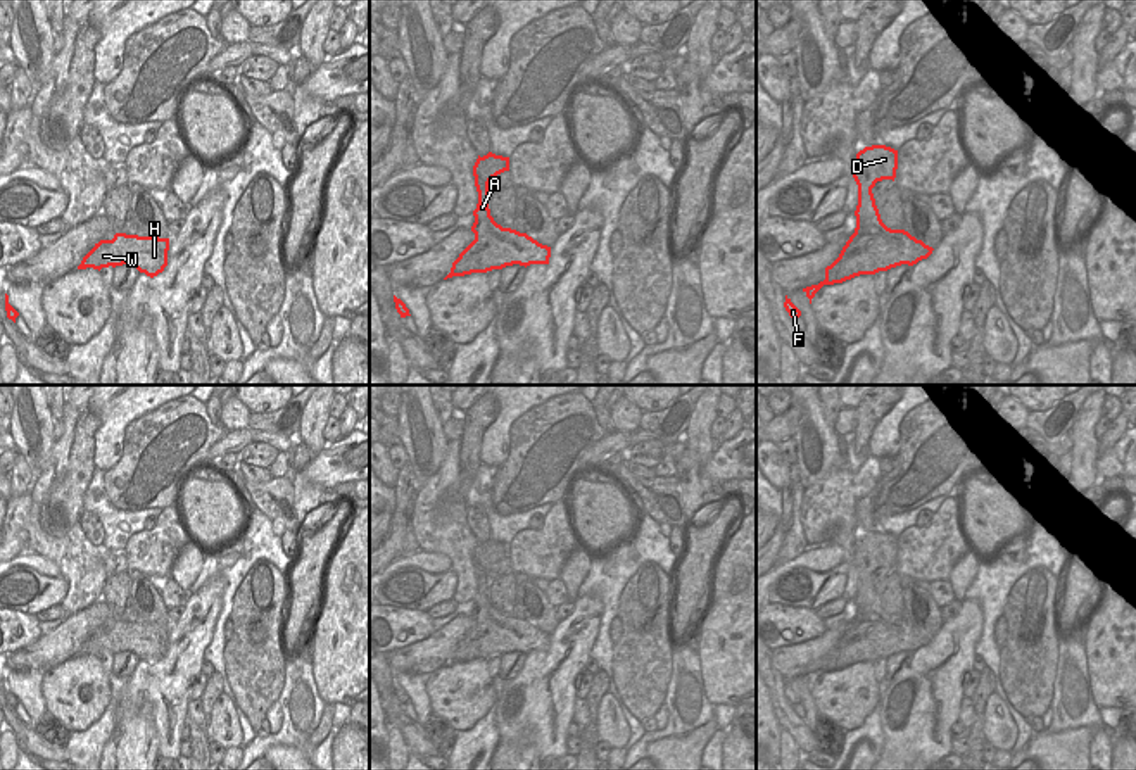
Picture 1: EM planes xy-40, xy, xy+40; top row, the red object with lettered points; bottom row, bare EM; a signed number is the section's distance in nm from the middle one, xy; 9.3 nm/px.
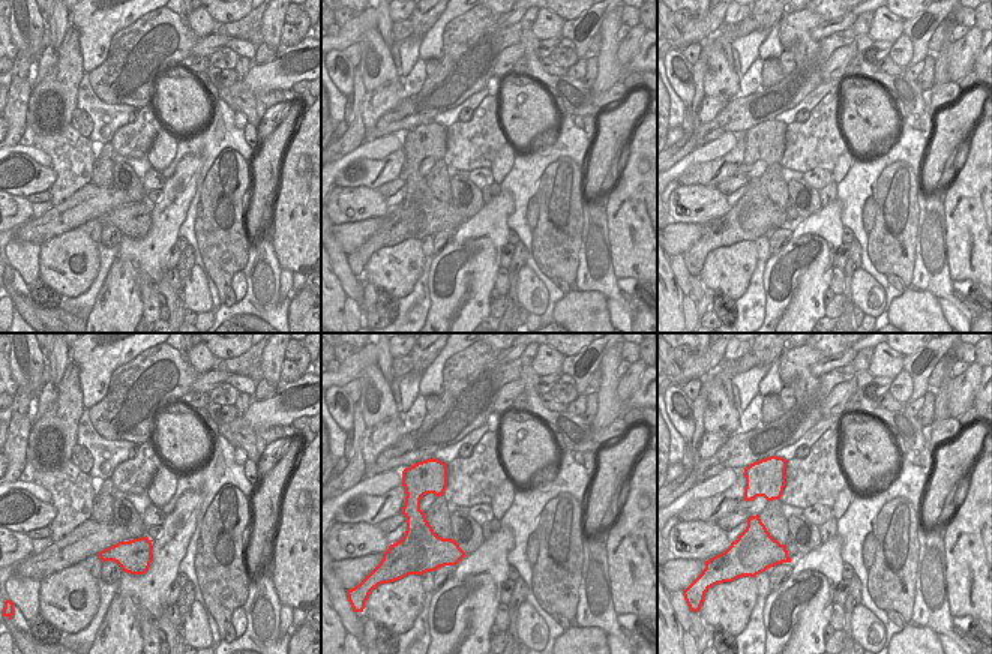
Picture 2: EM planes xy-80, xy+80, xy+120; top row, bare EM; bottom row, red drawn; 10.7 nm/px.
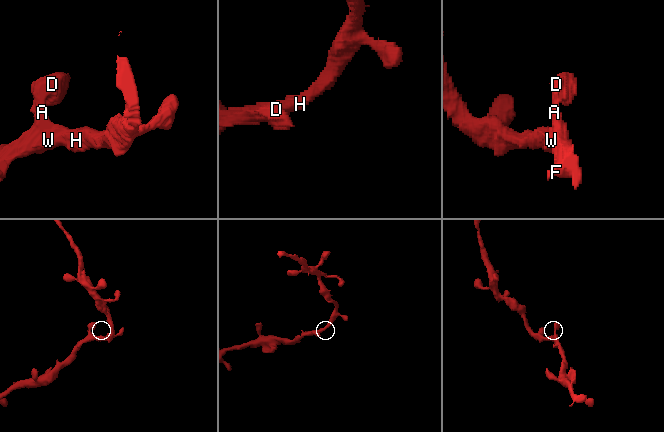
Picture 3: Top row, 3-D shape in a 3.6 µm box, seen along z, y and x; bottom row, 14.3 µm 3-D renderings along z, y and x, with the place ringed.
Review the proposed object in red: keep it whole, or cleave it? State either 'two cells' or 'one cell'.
one cell

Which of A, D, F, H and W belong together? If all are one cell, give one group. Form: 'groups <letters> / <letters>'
groups A D F H W

